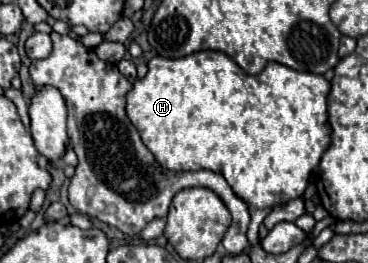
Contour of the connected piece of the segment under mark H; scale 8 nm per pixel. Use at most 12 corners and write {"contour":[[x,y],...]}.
{"contour":[[154,57],[126,113],[252,241],[332,145],[324,75]]}

